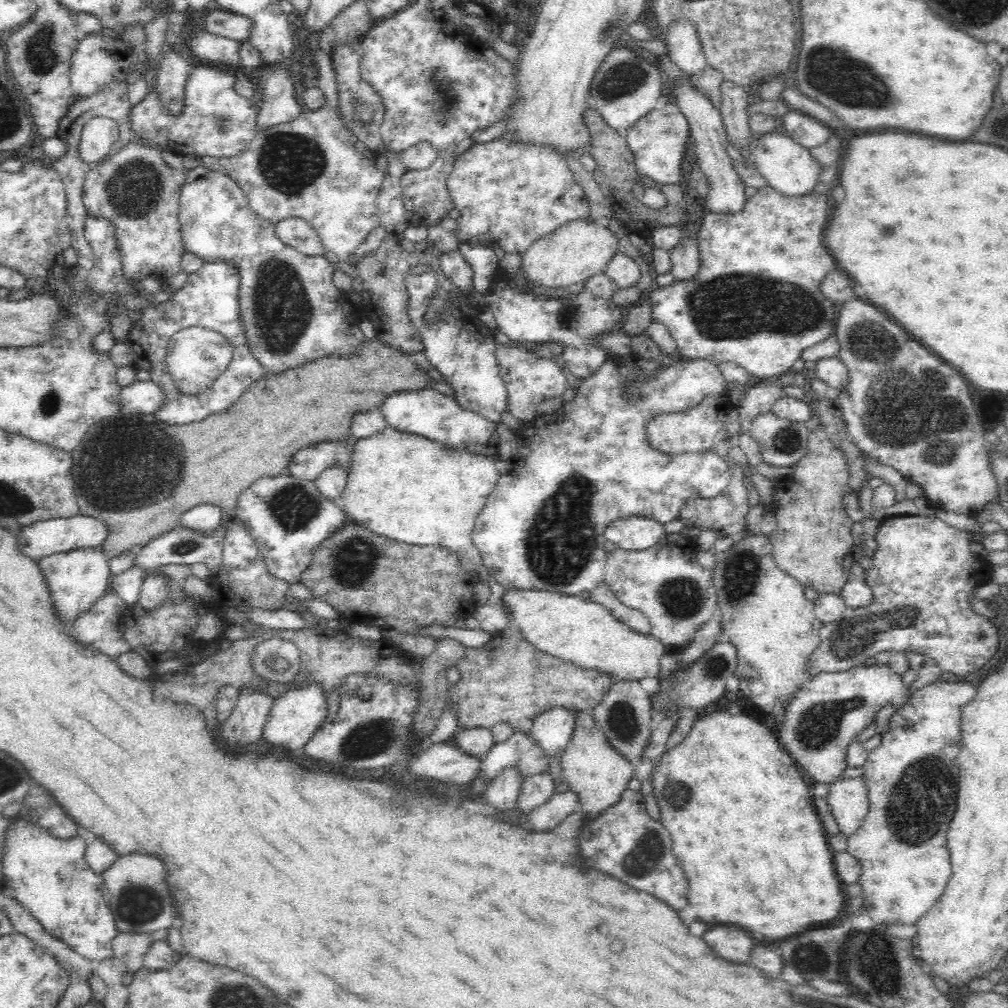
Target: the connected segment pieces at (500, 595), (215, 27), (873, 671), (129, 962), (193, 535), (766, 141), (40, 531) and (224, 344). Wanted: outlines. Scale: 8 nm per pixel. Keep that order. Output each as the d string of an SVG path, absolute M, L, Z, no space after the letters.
M387 426L372 436L351 438L349 441L350 454L347 464L348 477L346 486L342 489L340 502L344 506L349 521L366 527L378 536L390 537L406 544L415 544L423 547L440 546L454 551L458 555L459 563L479 576L479 580L488 582L491 595L483 607L475 607L473 616L478 619L479 628L488 632L501 631L513 624L510 607L504 603L505 588L492 579L484 567L484 563L474 545L472 532L474 532L477 514L481 512L482 505L487 501L496 480L501 474L496 469L495 458L486 458L482 455L470 454L465 450L460 452L443 452L436 442L431 442L422 436Z
M224 10L209 12L204 18L204 23L206 31L237 41L248 41L256 26L254 19Z
M876 663L875 665L860 665L856 668L850 668L850 671L840 673L823 673L804 682L794 694L792 698L788 698L784 712L772 716L772 730L778 736L778 742L784 746L784 750L788 755L792 755L795 761L808 772L810 778L814 782L820 784L834 784L838 780L844 778L844 772L848 770L846 756L849 754L850 744L858 738L862 730L866 730L868 726L872 726L876 721L876 715L880 708L884 706L902 706L909 702L912 692L910 692L910 684L904 682L904 678L885 663Z
M118 933L112 939L112 953L125 964L128 973L144 968L143 960L153 941L151 933Z
M221 522L211 531L200 531L198 529L186 528L180 525L160 536L150 540L136 556L136 565L144 567L147 570L158 570L165 564L186 564L192 565L197 562L204 562L208 568L215 571L215 568L221 563L221 552L223 549L223 540L227 531L227 522Z
M771 130L760 138L752 151L754 164L773 189L788 197L798 197L810 194L820 184L822 163L812 157L810 149L794 142L790 137Z
M78 514L70 518L41 520L22 527L18 531L18 549L22 553L40 560L55 552L82 547L102 547L108 536L110 536L110 529L108 529L106 521L100 520L98 517Z
M194 326L184 328L169 341L166 362L174 384L184 393L197 393L206 388L230 362L231 346L228 340L214 330Z

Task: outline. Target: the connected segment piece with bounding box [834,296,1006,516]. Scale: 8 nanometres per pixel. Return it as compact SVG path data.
M858 296L842 304L836 325L834 335L840 344L837 357L850 373L850 384L838 394L836 402L854 444L868 456L898 470L908 482L918 484L939 514L957 512L977 516L990 504L1002 505L997 476L992 469L992 454L996 450L1004 455L1006 450L984 438L985 430L978 422L972 394L962 374L932 354L924 344L912 340L884 310Z

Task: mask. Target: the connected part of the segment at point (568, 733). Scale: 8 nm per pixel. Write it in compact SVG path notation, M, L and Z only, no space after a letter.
M565 706L550 708L528 721L531 723L528 731L545 749L546 756L560 757L572 739L579 714Z

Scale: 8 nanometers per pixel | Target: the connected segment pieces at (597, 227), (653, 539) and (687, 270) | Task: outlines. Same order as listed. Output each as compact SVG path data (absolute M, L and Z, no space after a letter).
M578 218L534 241L522 254L522 266L528 275L529 284L564 288L582 282L594 273L605 271L617 252L618 238L607 228L604 220Z
M631 516L614 520L605 528L604 538L620 549L634 550L654 546L665 535L663 524L654 519Z
M689 237L682 246L670 250L669 254L673 265L671 272L675 281L686 282L686 280L692 280L698 276L701 261L699 248L694 239Z

